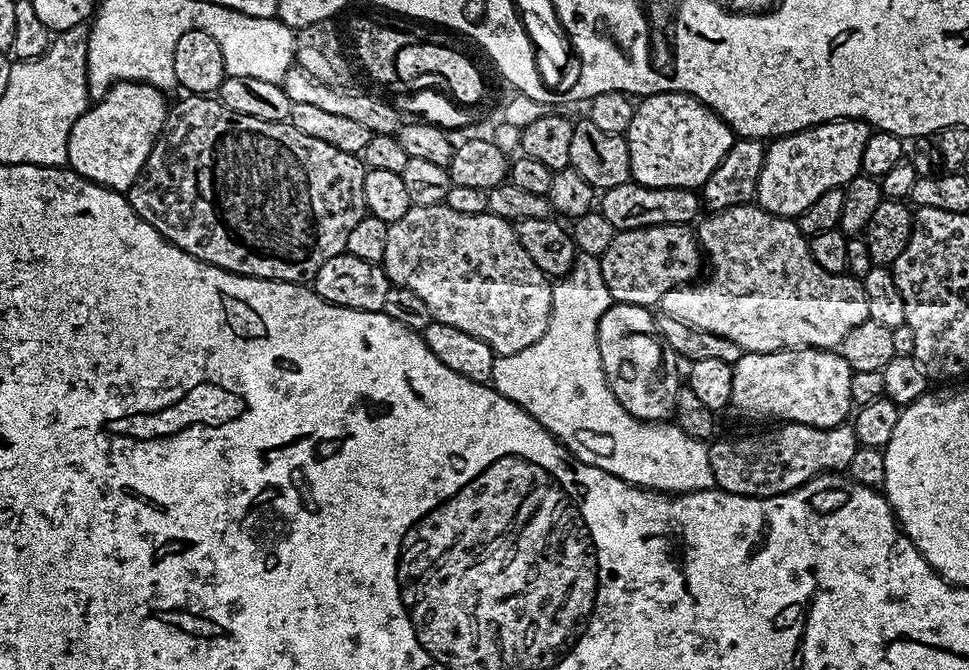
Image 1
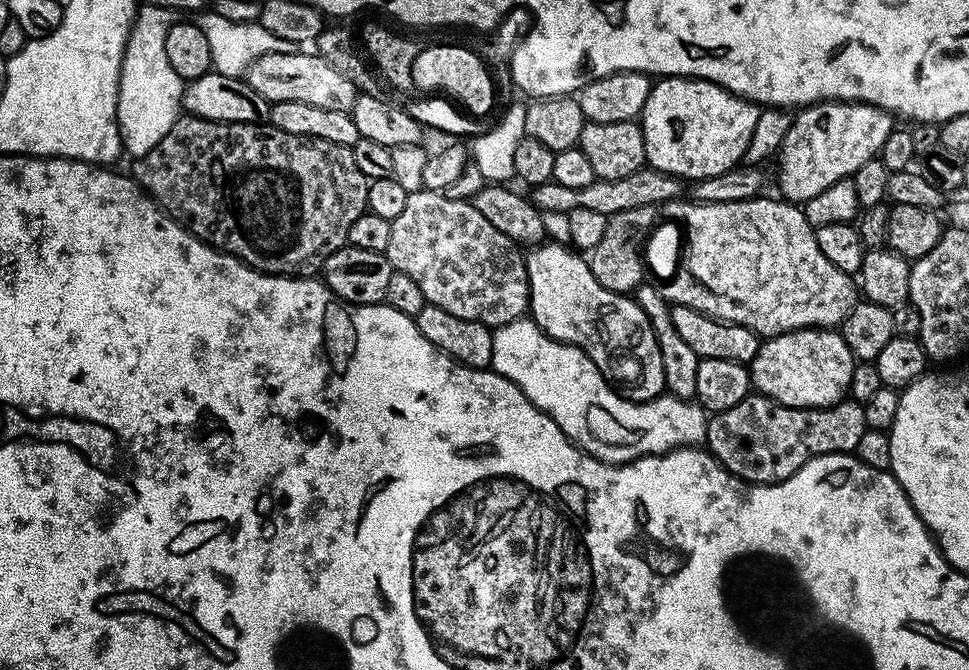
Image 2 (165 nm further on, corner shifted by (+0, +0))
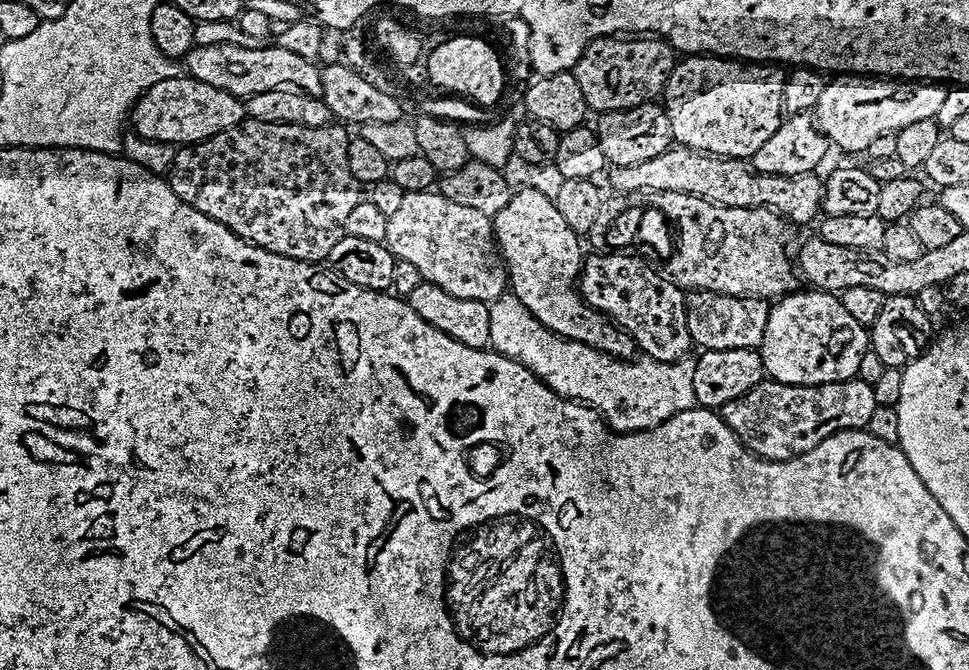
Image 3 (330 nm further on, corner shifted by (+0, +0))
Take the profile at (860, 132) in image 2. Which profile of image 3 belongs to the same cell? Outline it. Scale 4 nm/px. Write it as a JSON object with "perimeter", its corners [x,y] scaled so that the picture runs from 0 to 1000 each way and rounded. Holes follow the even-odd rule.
{"perimeter":[[[863,116],[851,124],[848,146],[844,146],[840,163],[840,184],[843,194],[854,207],[856,216],[868,221],[871,227],[892,230],[898,212],[905,210],[911,201],[931,196],[939,182],[965,179],[972,152],[976,152],[978,131],[970,122],[938,122],[933,116],[900,116],[895,125],[892,116]]]}

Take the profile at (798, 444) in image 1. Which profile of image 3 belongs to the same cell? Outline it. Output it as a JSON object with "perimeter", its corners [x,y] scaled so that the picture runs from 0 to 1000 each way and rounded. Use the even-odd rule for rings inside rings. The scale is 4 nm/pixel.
{"perimeter":[[[789,564],[780,578],[774,581],[769,591],[755,603],[748,603],[745,610],[747,627],[753,642],[764,655],[765,663],[786,687],[808,690],[818,687],[820,681],[840,672],[852,654],[862,645],[895,640],[898,618],[902,618],[902,582],[900,575],[890,570],[886,564],[870,567],[868,573],[844,573],[841,576],[822,576],[805,573],[802,567]]]}

